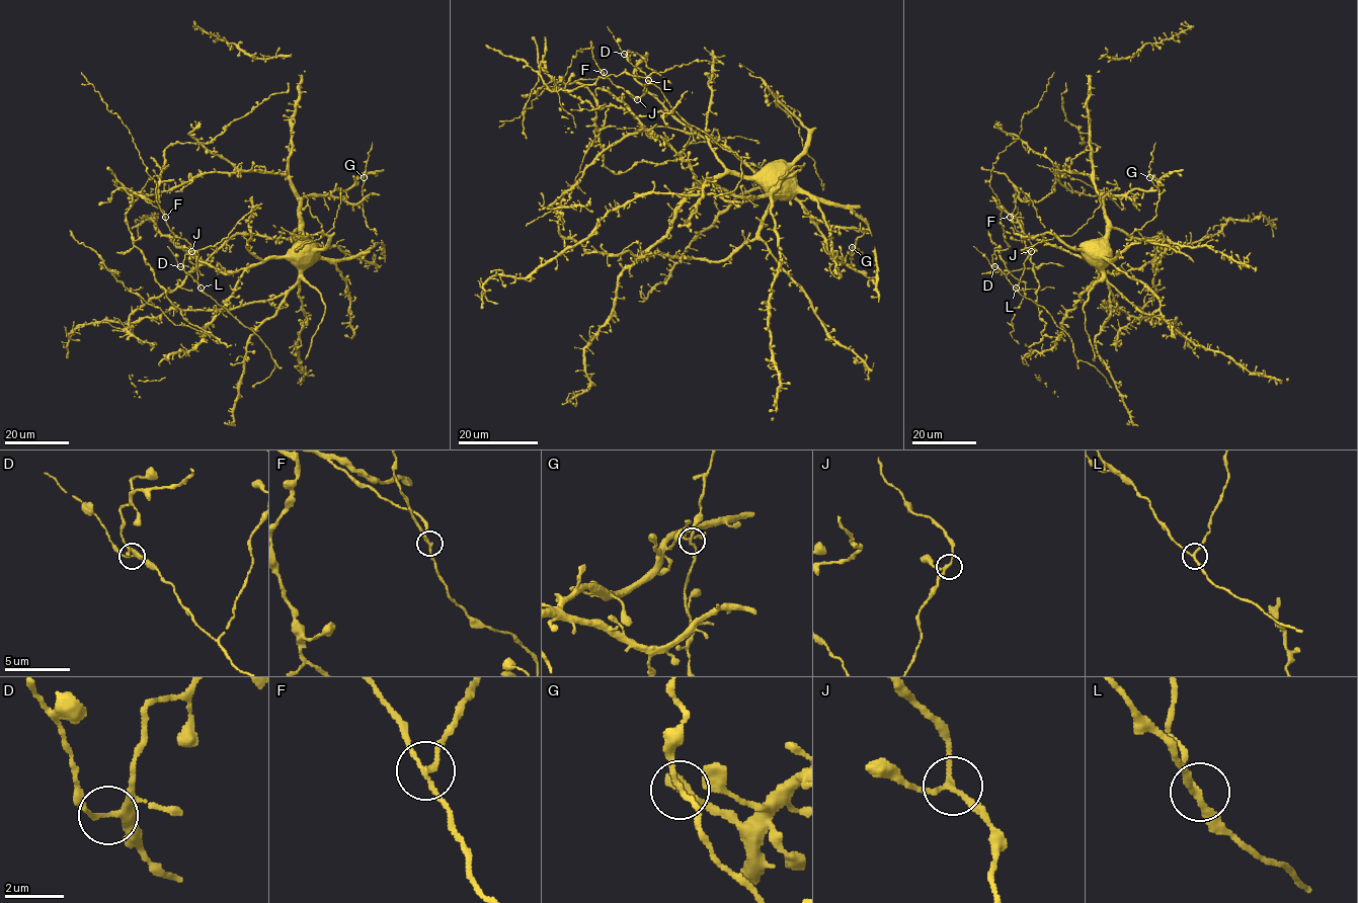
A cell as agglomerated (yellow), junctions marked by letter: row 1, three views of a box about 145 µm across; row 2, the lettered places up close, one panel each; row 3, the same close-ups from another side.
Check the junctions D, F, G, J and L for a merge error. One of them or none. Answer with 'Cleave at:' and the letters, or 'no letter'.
Cleave at: F

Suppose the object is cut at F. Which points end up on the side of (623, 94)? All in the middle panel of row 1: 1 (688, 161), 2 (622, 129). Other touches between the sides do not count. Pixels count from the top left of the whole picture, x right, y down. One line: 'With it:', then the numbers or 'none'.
With it: 1, 2

